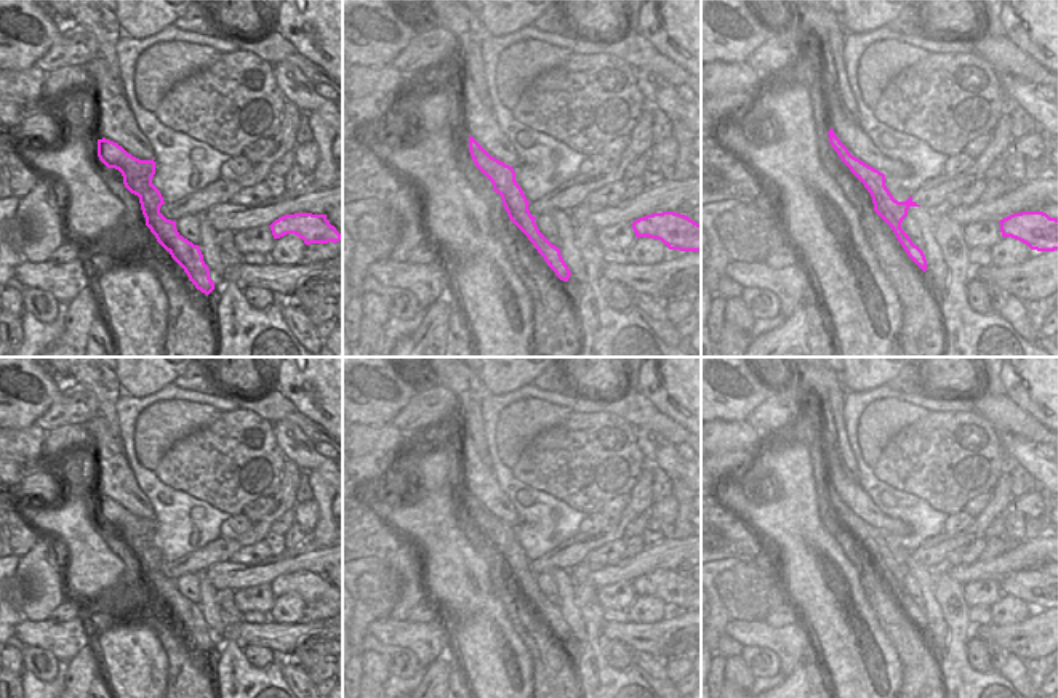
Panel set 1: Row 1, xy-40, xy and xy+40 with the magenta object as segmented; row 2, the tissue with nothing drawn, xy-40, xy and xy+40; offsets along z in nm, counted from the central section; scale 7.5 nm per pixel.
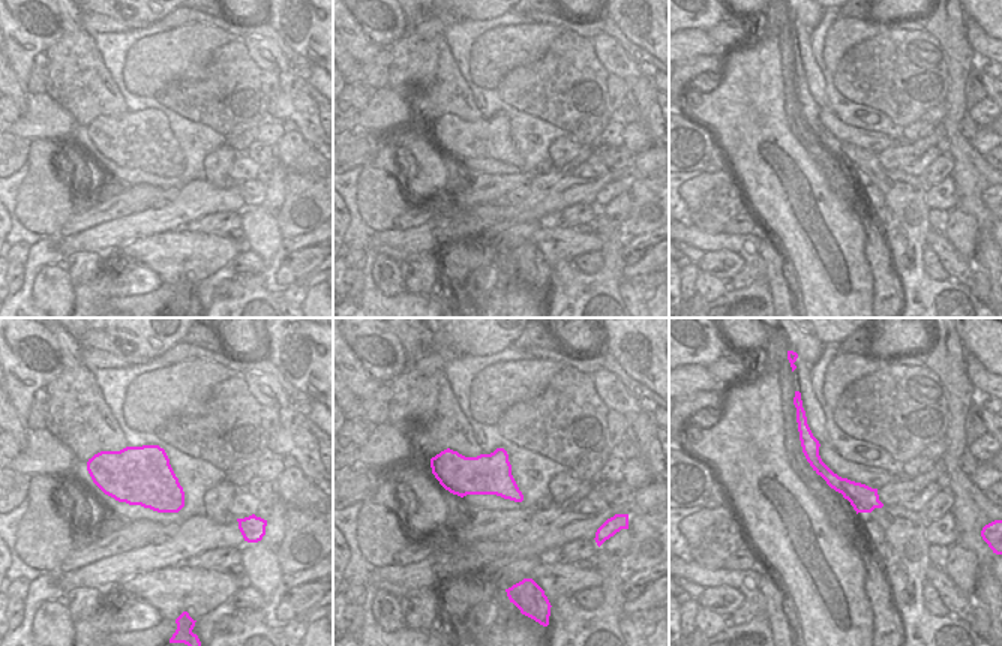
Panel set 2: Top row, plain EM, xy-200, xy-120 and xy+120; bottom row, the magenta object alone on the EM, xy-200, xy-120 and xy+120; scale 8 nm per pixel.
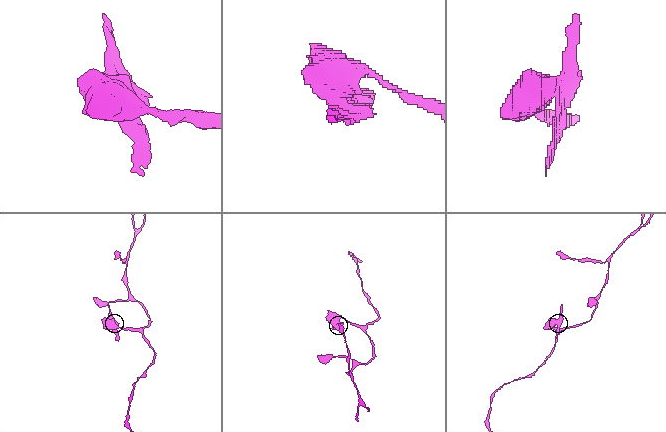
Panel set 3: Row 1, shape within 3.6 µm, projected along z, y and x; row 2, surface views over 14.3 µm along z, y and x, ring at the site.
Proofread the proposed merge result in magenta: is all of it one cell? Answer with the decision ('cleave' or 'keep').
cleave

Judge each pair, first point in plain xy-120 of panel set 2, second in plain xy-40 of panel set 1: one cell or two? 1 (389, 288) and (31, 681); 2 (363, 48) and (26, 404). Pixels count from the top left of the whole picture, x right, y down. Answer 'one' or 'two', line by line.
1: two
2: one

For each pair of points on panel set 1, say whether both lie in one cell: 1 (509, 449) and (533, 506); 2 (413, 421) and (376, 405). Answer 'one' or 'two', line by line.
1: two
2: two

